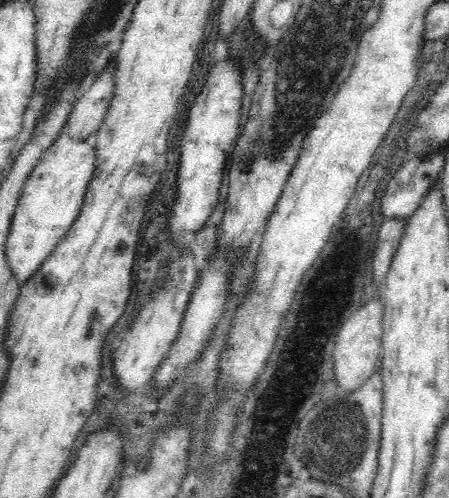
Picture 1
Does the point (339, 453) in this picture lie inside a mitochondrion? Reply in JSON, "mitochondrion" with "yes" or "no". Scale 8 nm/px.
{"mitochondrion":"yes"}

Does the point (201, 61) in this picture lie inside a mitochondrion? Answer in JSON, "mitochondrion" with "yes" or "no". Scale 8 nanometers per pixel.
{"mitochondrion":"no"}

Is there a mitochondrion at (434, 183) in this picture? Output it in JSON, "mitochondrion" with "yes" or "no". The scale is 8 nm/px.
{"mitochondrion":"no"}

